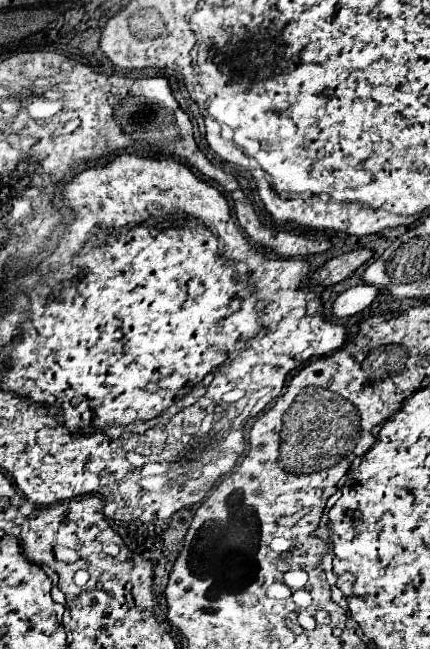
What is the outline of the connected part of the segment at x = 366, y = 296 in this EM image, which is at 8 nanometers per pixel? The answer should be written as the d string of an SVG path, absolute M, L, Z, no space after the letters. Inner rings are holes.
M362 284L362 286L350 288L336 298L336 302L332 306L332 314L338 318L354 316L354 314L362 312L364 308L368 308L374 302L374 298L378 296L378 292L380 290L372 284Z

